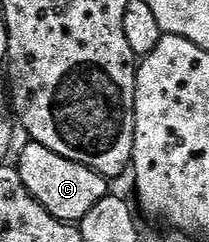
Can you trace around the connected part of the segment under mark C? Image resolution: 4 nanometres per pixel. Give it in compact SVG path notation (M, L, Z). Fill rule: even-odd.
M27 142L23 148L23 153L19 156L17 167L21 174L21 180L33 198L49 210L59 220L68 222L78 222L97 206L109 194L108 177L97 174L89 166L73 162L69 158L61 158L53 150L49 150L44 144Z

